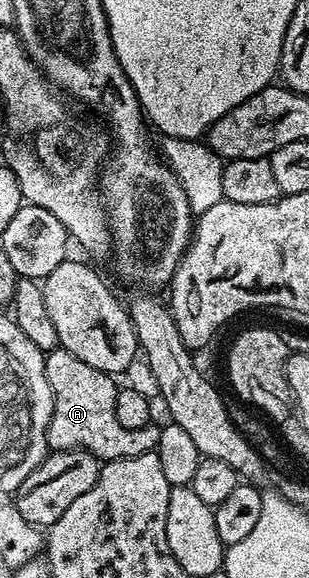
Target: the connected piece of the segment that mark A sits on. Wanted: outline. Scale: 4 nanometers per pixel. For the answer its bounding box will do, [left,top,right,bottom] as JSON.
[44,347,160,459]

